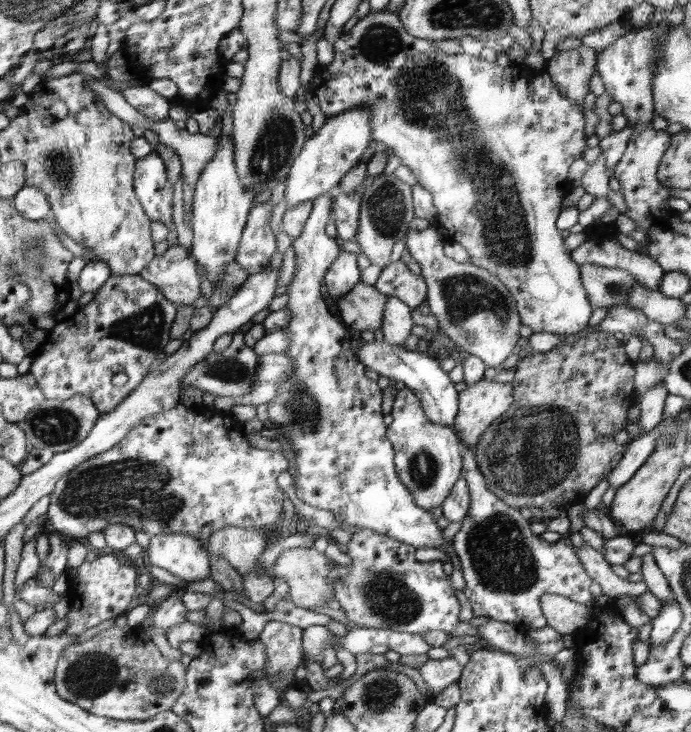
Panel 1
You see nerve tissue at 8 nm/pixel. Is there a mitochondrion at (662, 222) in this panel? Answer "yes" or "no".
no

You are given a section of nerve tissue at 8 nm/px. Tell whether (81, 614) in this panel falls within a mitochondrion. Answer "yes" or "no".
no

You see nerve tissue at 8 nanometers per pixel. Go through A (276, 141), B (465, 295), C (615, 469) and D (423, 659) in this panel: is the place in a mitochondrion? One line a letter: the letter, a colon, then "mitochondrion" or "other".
A: mitochondrion
B: mitochondrion
C: other
D: other

